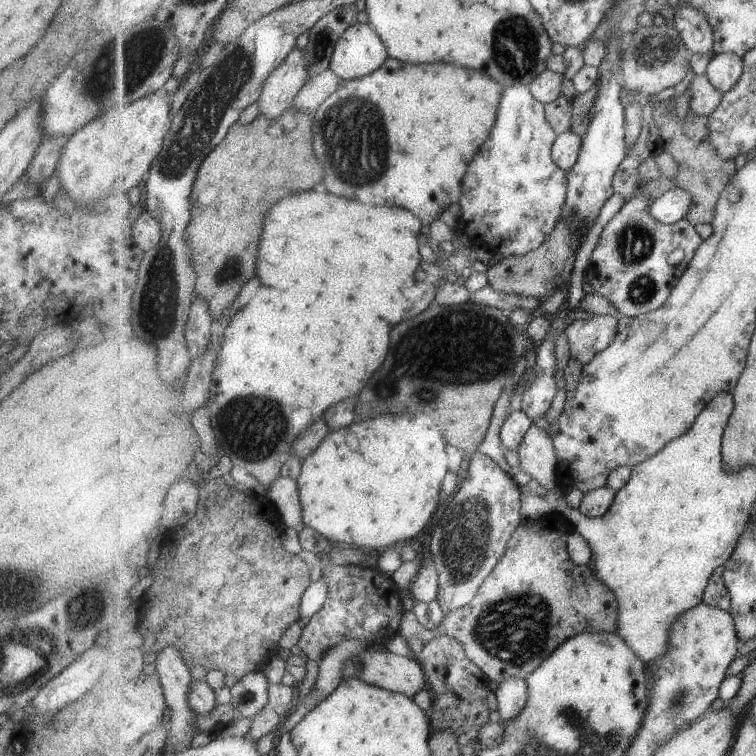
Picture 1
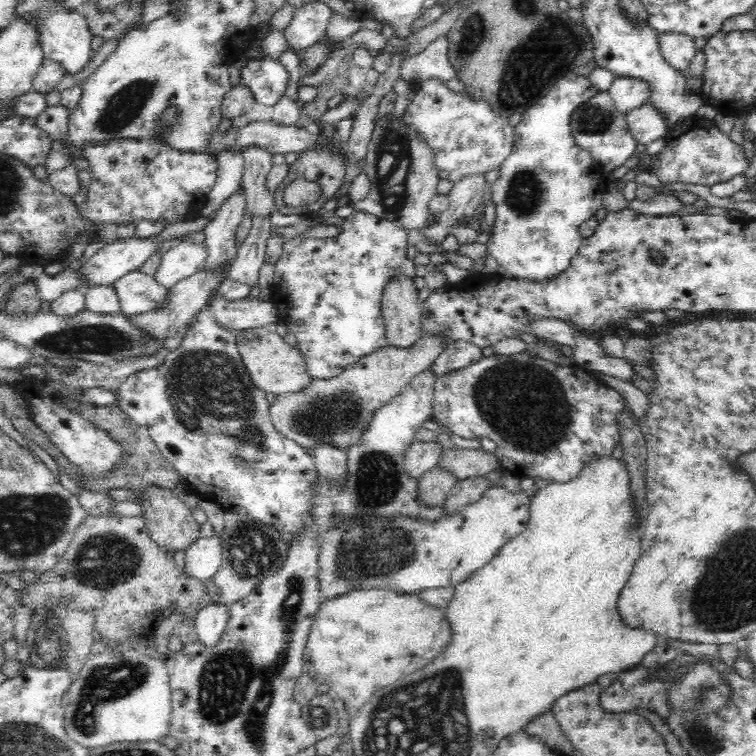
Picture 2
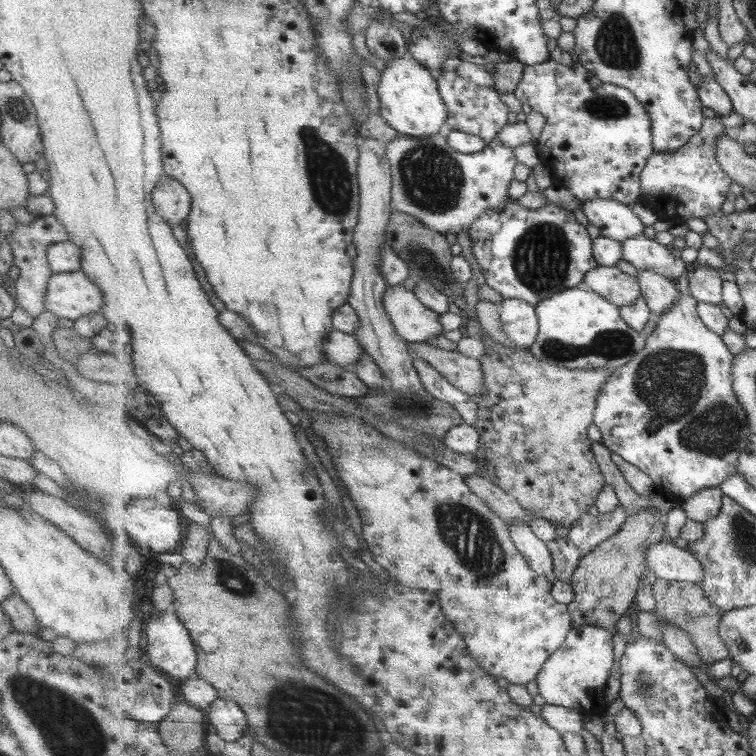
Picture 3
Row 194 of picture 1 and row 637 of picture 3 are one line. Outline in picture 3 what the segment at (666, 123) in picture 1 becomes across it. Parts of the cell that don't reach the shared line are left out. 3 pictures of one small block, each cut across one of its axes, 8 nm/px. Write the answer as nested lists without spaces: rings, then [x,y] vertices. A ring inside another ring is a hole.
[[[657,579],[652,586],[652,592],[656,598],[655,612],[657,616],[661,619],[666,618],[666,621],[676,624],[687,632],[699,649],[703,662],[710,666],[713,663],[730,661],[730,648],[719,632],[719,625],[725,611],[719,609],[706,597],[701,586],[691,584],[691,582]]]

